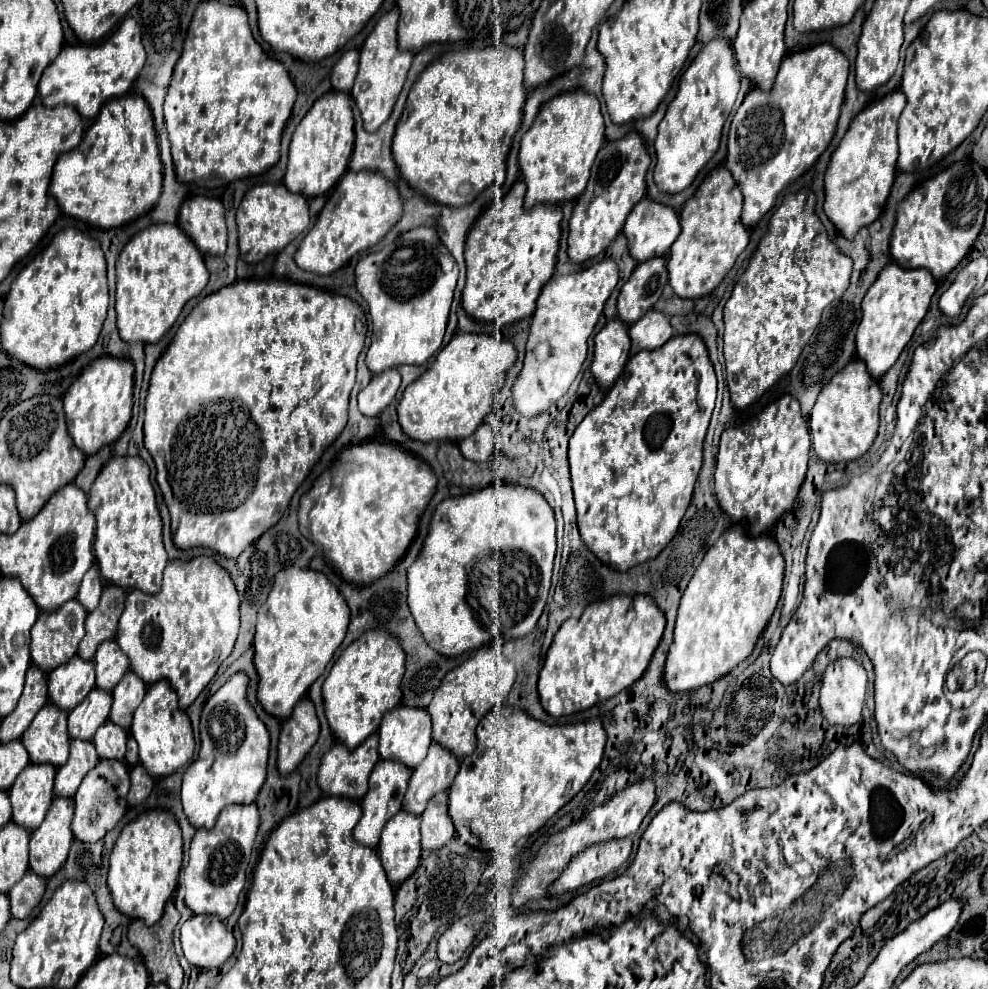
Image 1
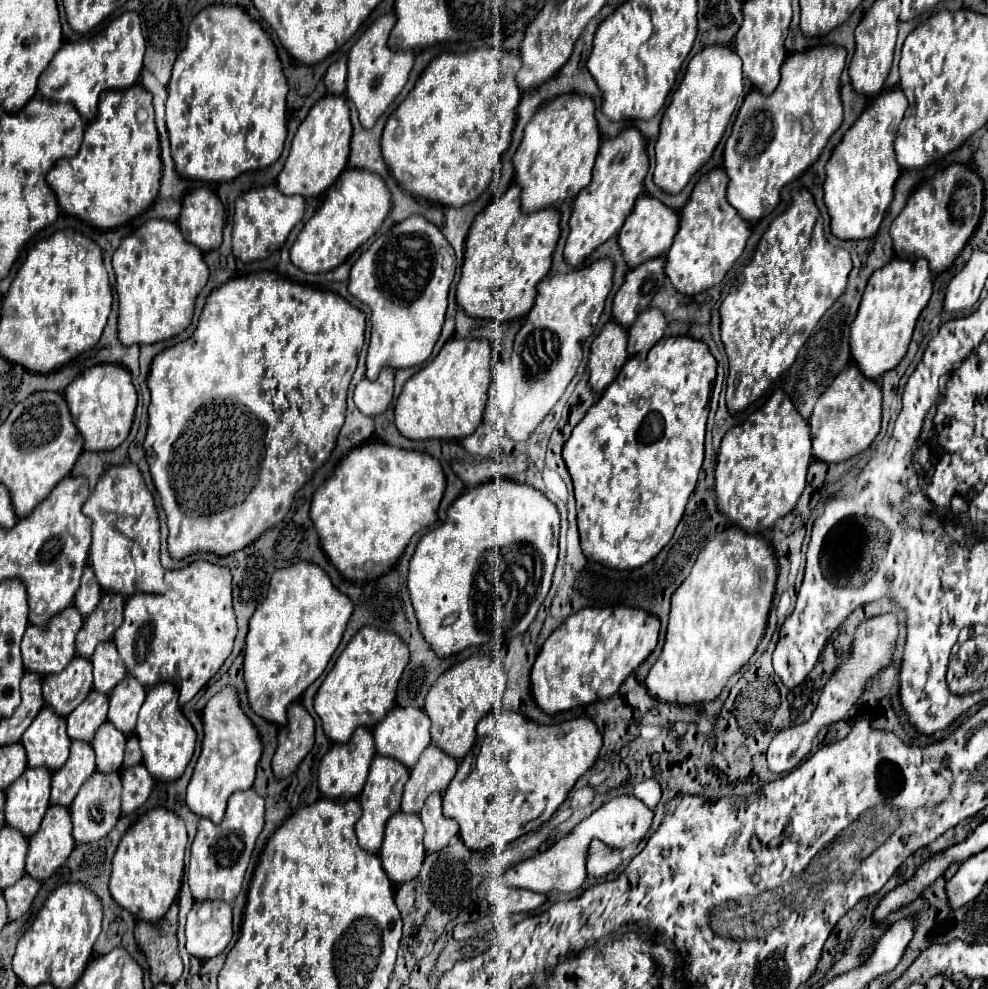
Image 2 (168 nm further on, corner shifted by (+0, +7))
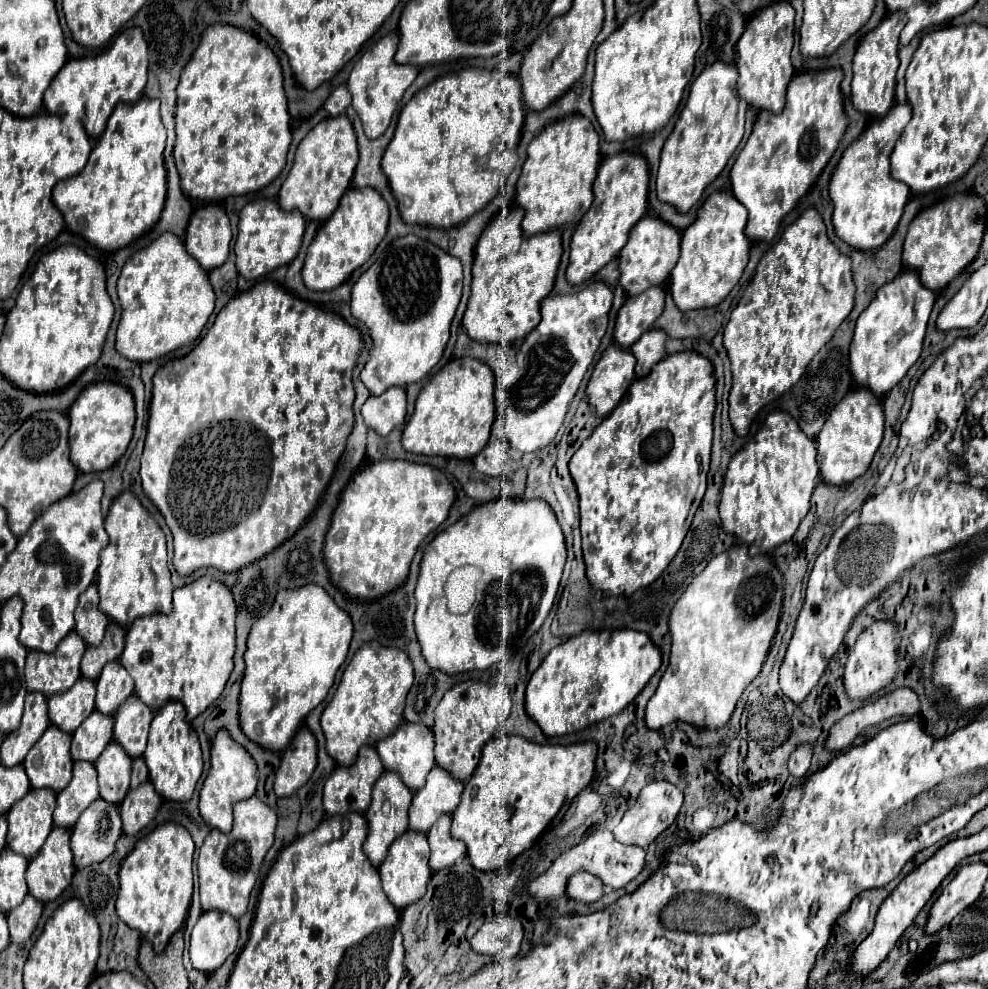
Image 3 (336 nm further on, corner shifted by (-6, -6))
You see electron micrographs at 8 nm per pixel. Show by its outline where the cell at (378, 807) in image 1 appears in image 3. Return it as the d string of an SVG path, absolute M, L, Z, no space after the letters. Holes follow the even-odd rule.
M384 771L380 775L380 779L376 781L376 787L372 789L372 805L364 813L364 817L368 821L368 837L364 841L364 853L368 855L368 859L372 861L374 867L380 867L380 863L388 855L390 843L406 831L410 801L412 801L412 791L402 783L402 779L392 771Z

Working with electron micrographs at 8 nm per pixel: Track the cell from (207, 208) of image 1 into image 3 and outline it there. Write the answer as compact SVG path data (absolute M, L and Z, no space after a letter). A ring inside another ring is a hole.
M208 203L192 213L184 245L206 271L220 267L228 259L230 241L230 221L220 205Z

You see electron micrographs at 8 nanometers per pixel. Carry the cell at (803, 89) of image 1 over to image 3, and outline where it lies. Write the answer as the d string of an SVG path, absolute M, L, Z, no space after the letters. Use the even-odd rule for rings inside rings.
M802 71L788 85L788 101L780 115L762 111L754 131L738 153L730 181L736 199L748 209L746 235L750 241L772 241L780 221L790 213L800 197L816 183L820 171L834 155L848 125L840 93L842 71Z

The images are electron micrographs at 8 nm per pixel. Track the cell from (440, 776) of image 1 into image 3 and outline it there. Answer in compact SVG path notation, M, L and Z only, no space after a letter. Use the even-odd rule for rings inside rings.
M434 767L428 773L426 785L414 793L410 805L410 831L428 833L440 815L452 815L460 803L464 783L450 777L444 769Z

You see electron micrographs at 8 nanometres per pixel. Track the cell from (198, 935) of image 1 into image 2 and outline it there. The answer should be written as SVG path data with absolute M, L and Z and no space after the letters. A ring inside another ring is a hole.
M194 902L186 922L188 954L208 960L224 952L232 940L232 906L226 902Z

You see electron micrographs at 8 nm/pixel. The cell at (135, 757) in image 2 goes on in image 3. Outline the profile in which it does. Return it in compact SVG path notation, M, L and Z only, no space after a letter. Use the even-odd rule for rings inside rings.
M136 757L132 763L132 785L130 787L138 787L144 781L148 781L148 767L142 757Z

